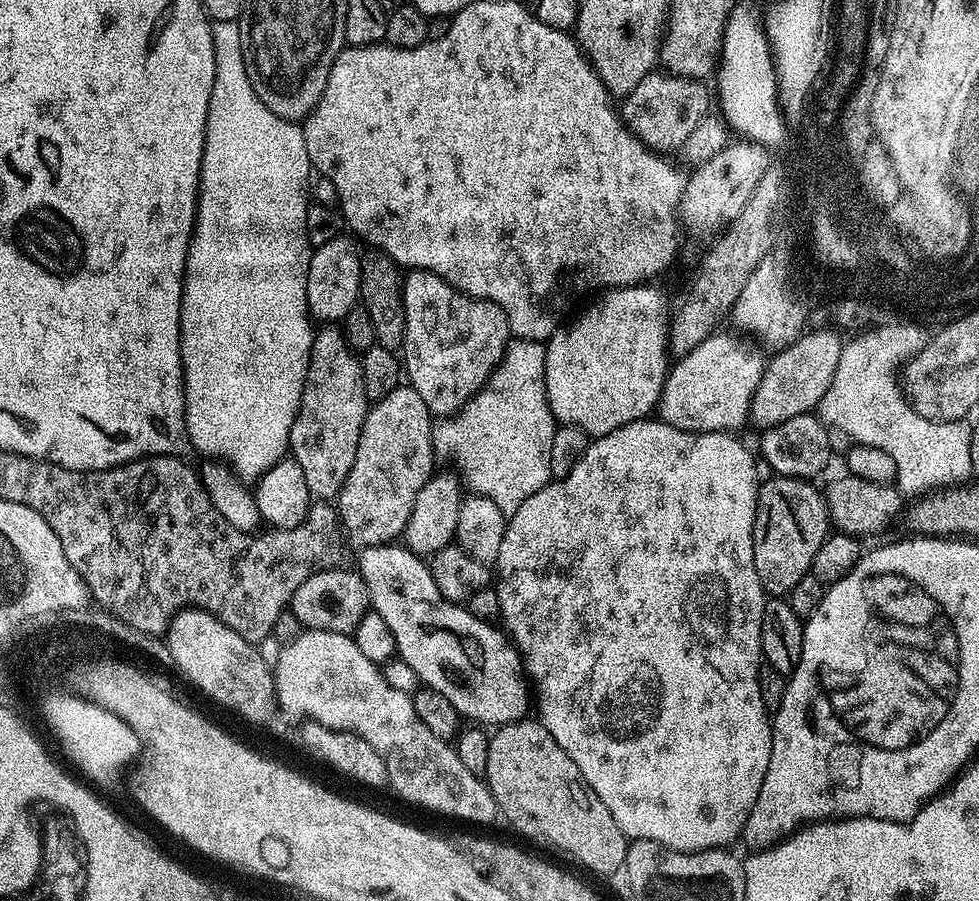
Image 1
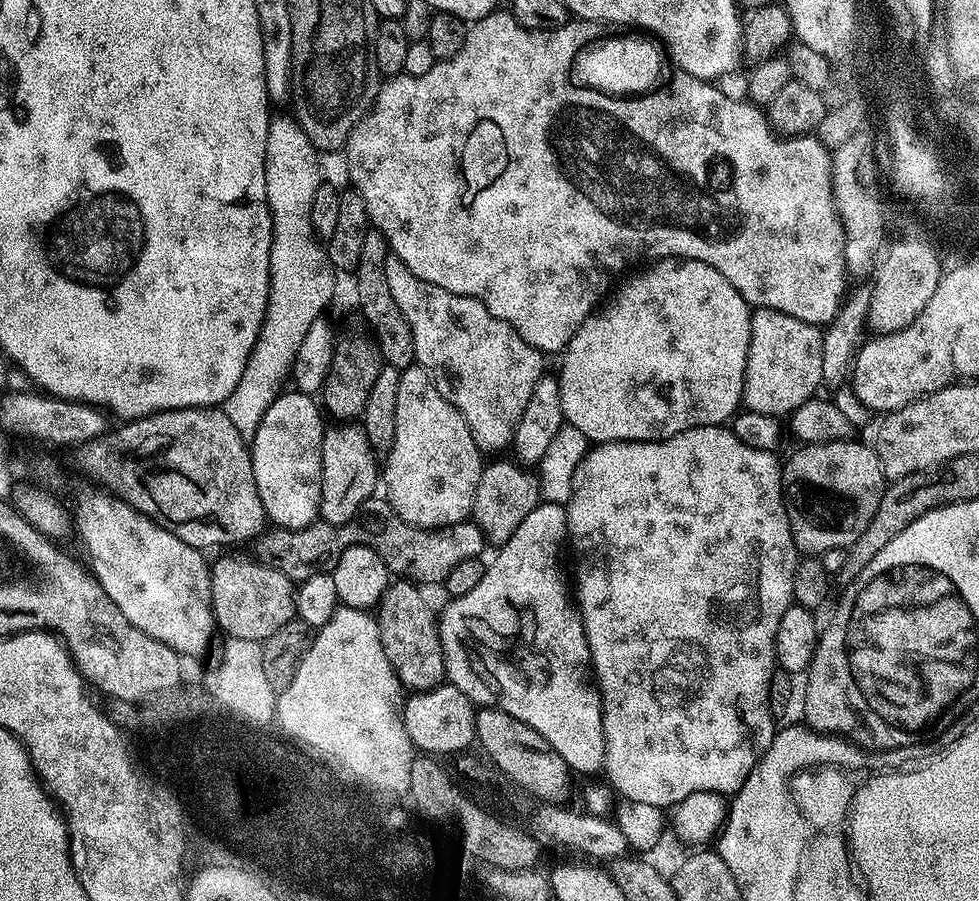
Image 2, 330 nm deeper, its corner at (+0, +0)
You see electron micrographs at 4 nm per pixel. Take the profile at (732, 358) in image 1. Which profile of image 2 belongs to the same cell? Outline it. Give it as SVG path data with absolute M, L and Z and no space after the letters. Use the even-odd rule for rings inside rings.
M769 308L755 309L744 375L743 407L758 414L788 418L798 406L813 399L822 388L823 337L817 325L802 322L802 318L790 318L790 314Z

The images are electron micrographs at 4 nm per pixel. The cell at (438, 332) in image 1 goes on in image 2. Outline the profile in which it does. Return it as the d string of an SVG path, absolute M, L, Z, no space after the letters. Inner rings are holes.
M391 254L386 258L386 282L394 302L398 302L398 310L402 310L402 314L406 314L406 322L410 322L416 363L428 372L442 398L446 398L459 410L462 418L466 418L481 453L503 453L500 451L511 445L522 410L526 410L526 402L530 402L530 394L534 394L534 386L538 386L541 376L545 375L545 353L530 346L530 342L526 342L514 326L502 322L502 318L494 318L482 302L469 296L450 294L450 290L442 290L442 286L434 286L434 282L422 282L422 278L418 278L418 274L413 274L410 266L402 262L402 258Z

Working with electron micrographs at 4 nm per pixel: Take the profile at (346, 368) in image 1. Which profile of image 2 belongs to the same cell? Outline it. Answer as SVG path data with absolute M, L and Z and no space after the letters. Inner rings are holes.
M352 424L328 426L322 442L322 498L319 519L325 524L347 524L356 519L378 488L378 453L372 449L363 427Z

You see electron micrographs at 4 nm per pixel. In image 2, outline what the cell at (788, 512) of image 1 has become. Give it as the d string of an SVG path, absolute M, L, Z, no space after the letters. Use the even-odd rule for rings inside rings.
M859 439L839 440L838 442L826 442L825 444L806 444L797 447L797 452L782 464L782 475L784 477L784 499L788 506L788 517L790 518L790 530L792 537L796 543L797 549L804 554L819 554L826 550L834 550L835 548L848 548L858 538L858 534L862 534L862 530L866 530L866 526L870 526L870 518L874 518L874 514L878 514L878 504L882 502L884 490L886 487L886 477L884 475L884 467L880 461L880 456L876 453L875 447L871 443L859 444Z

